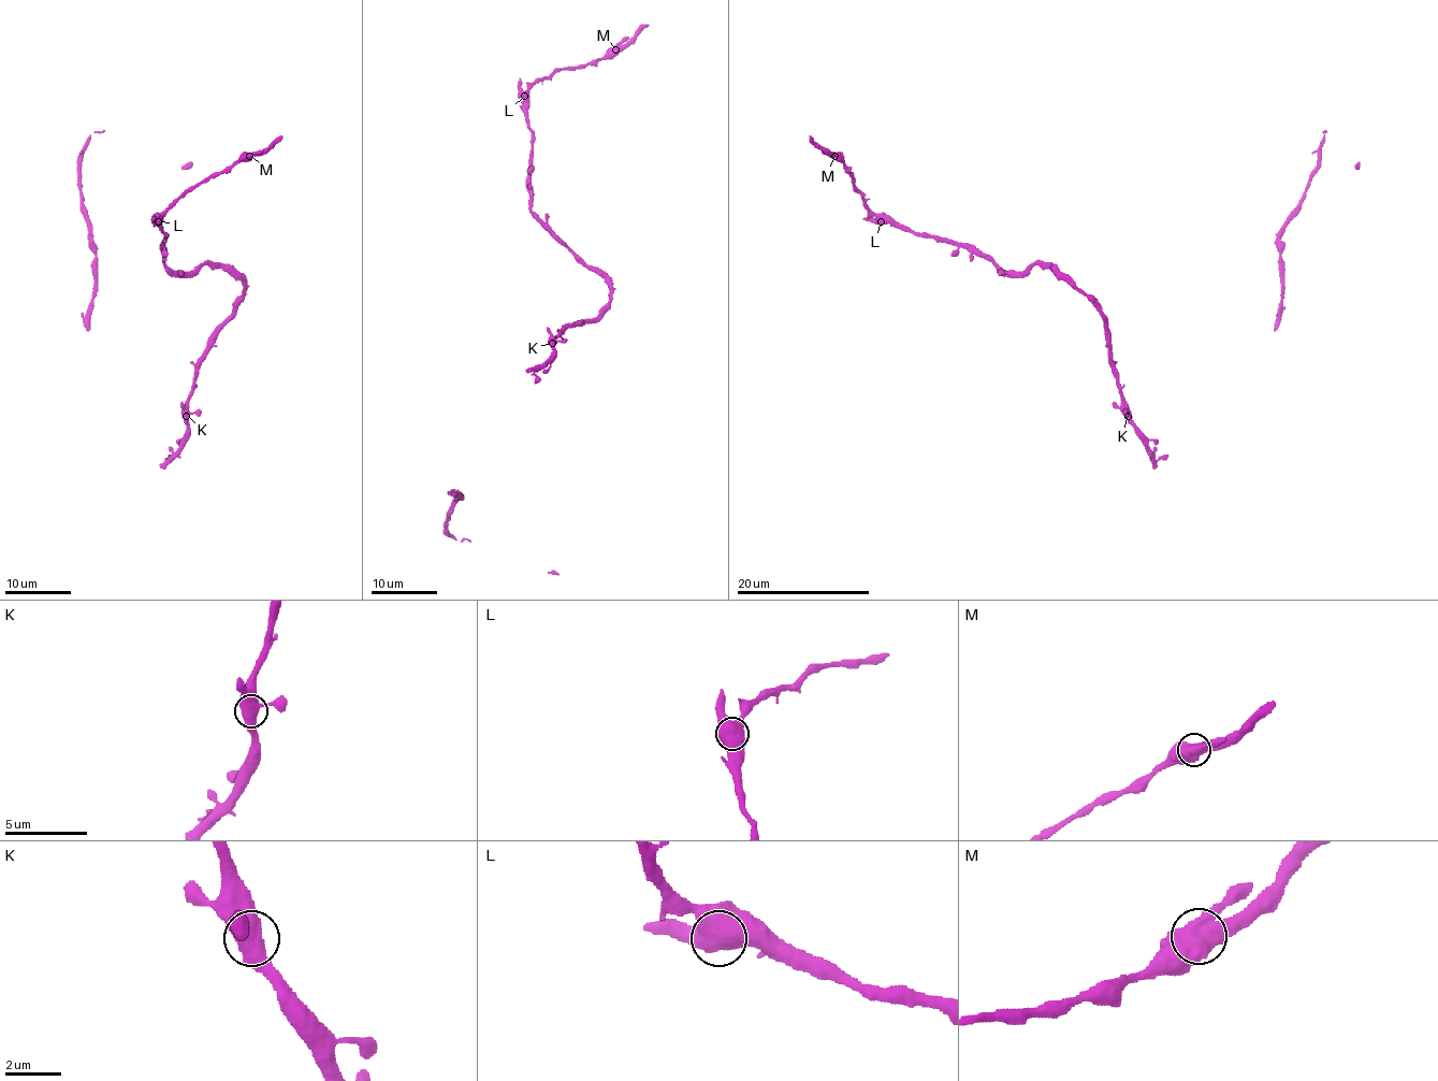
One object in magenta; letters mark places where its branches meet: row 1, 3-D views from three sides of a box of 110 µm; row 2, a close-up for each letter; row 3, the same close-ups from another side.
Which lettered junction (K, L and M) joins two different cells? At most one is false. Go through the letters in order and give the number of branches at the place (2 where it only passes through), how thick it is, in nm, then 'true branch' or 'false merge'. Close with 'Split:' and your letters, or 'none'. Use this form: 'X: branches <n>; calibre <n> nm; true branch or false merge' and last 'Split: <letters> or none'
K: branches 3; calibre 480 nm; true branch
L: branches 3; calibre 600 nm; true branch
M: branches 3; calibre 600 nm; true branch
Split: none

